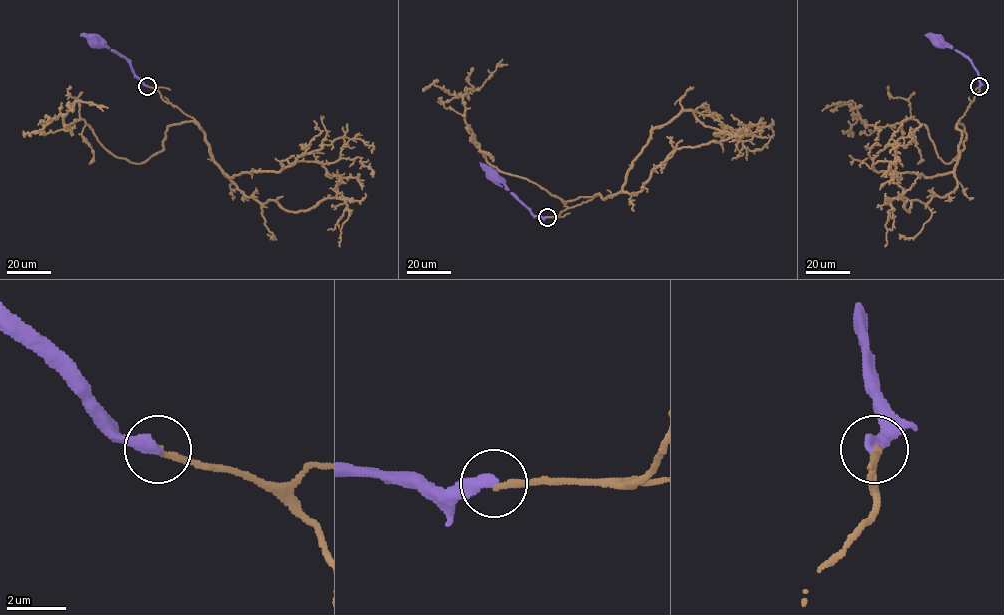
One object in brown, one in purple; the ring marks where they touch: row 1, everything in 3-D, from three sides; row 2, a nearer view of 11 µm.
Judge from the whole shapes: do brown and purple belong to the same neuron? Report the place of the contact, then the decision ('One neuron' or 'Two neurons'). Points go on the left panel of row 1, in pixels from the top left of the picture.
Place: (147, 86). Two neurons

